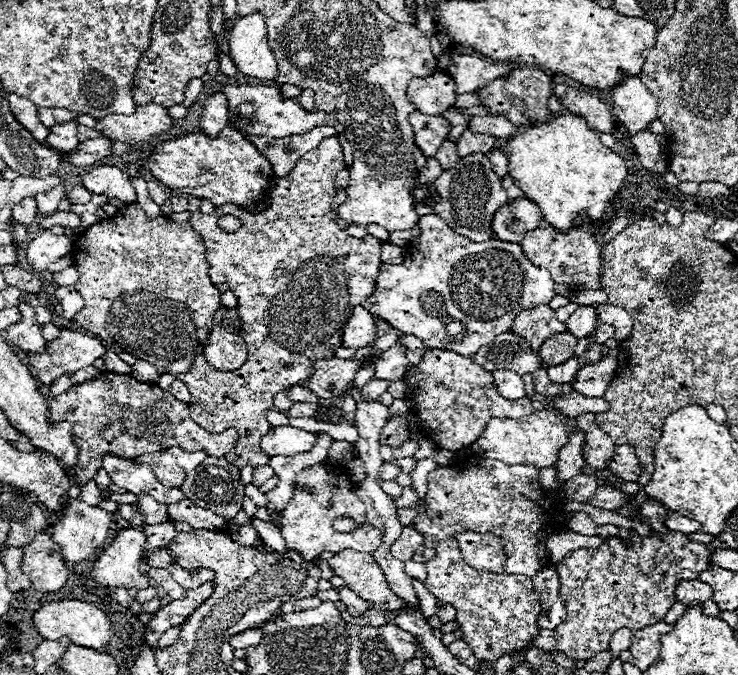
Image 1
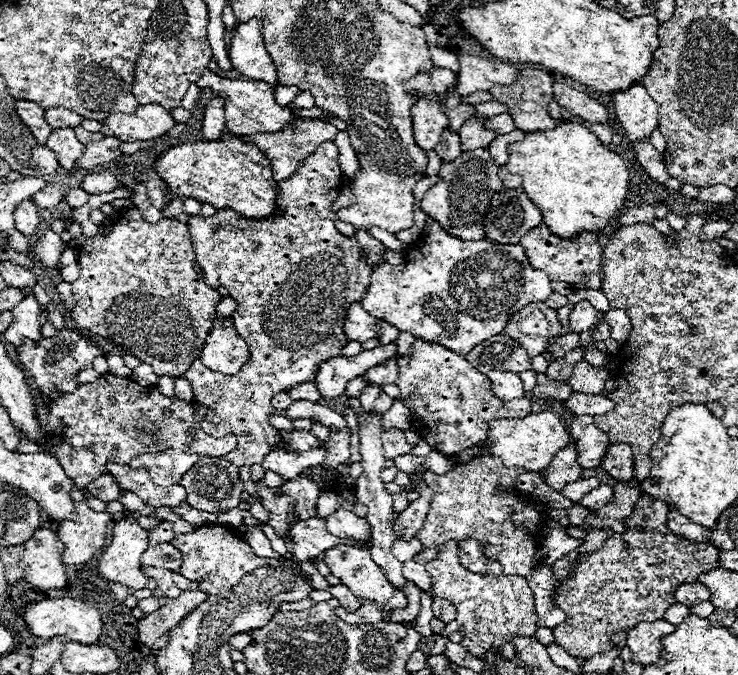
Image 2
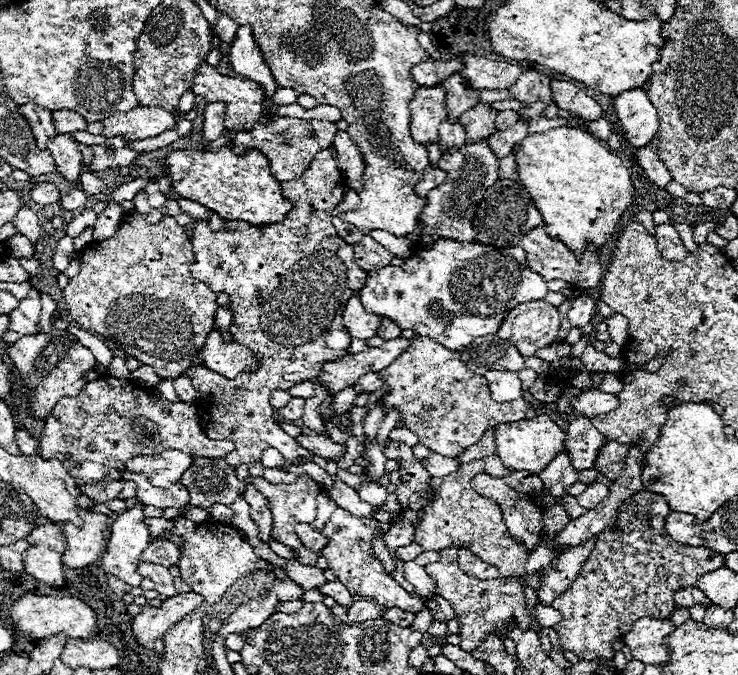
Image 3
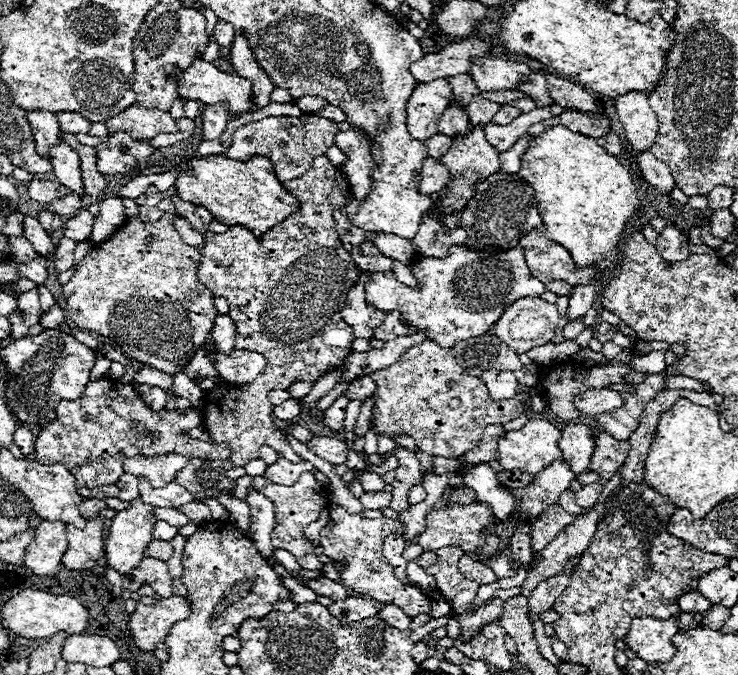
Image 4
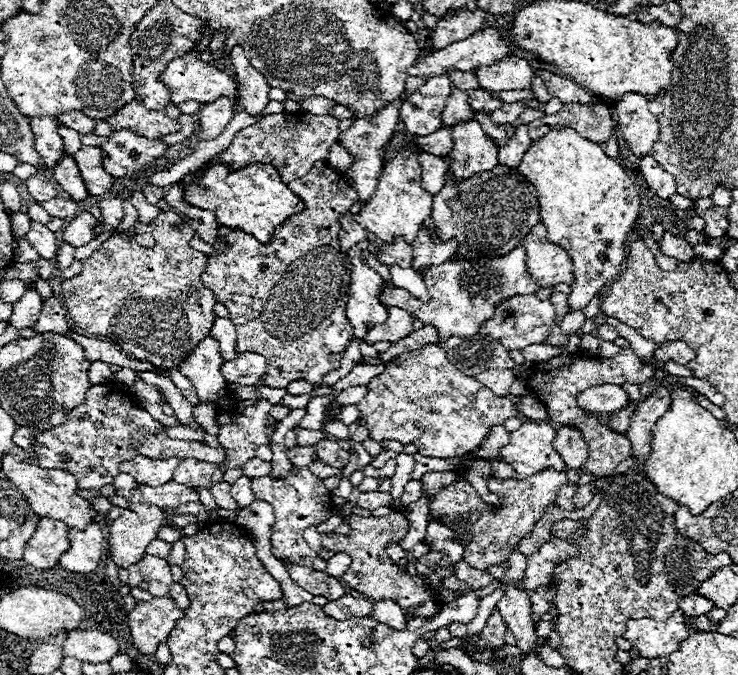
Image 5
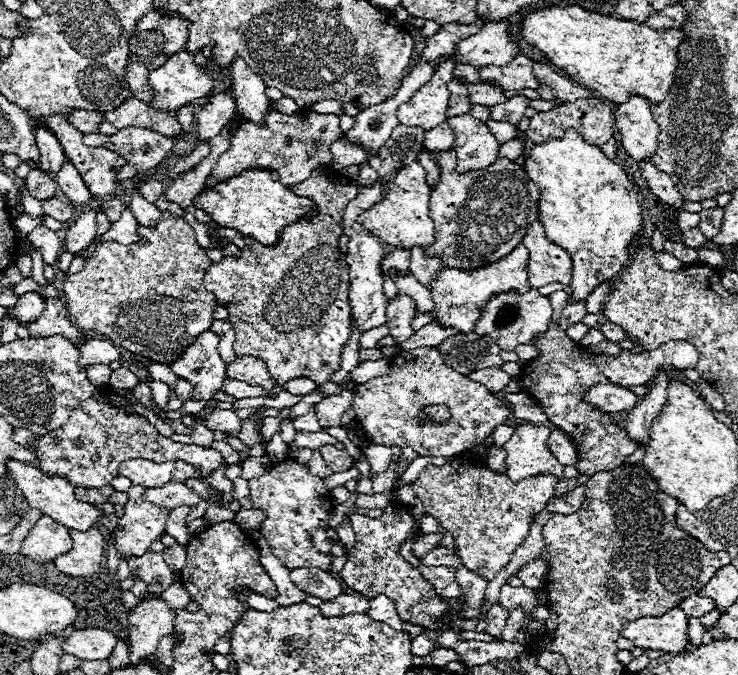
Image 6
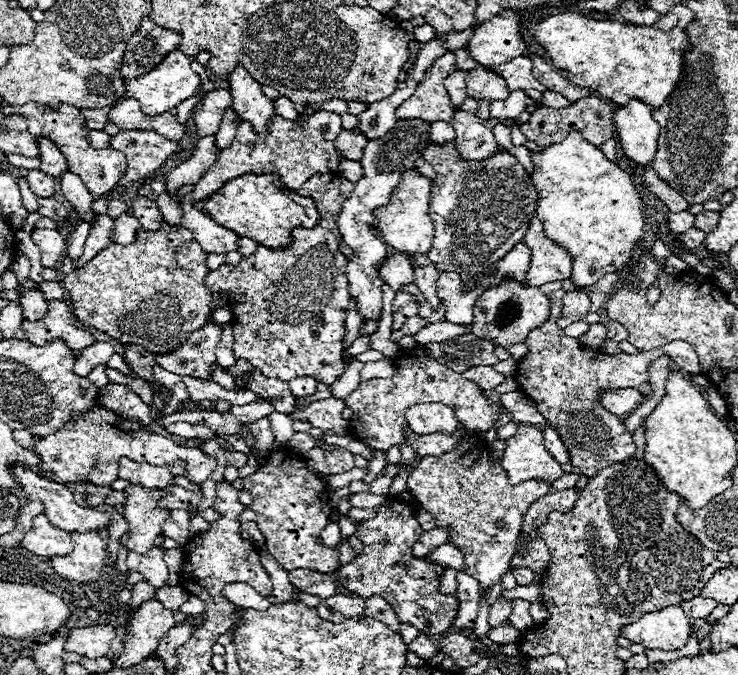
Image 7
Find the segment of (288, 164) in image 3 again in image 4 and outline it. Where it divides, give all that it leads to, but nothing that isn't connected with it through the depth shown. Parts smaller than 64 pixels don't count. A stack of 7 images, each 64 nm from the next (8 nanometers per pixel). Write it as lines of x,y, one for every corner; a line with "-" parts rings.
268,116
260,122
252,122
236,130
232,138
232,146
226,150
226,154
230,160
250,160
252,156
270,158
280,182
288,182
304,176
304,172
308,172
308,168
312,166
312,160
328,152
328,148
334,144
336,132
338,132
336,122
328,118

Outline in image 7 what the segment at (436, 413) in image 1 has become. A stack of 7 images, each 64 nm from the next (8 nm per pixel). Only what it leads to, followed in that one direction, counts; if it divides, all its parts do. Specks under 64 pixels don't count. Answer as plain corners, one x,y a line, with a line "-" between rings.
422,348
404,350
398,356
398,360
400,362
396,364
396,374
392,378
364,380
346,398
348,408
352,410
350,432
362,444
376,450
388,450
390,446
405,441
420,456
440,456
452,450
460,434
436,433
426,436
420,436
414,432
405,434
404,410
414,404
428,404
428,402
446,404
456,412
456,418
462,422
462,426
468,432
476,432
480,436
486,434
490,426
498,420
498,414
502,412
500,404
494,404
492,400
488,400
476,384
462,378
458,372
438,364

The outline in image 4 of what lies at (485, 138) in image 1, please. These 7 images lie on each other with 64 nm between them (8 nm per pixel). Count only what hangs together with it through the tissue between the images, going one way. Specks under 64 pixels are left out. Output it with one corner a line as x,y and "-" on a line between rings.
480,94
472,96
470,104
466,106
466,112
470,116
470,126
484,126
486,122
492,120
492,116
500,110
500,104
498,102
490,102
486,98
482,98

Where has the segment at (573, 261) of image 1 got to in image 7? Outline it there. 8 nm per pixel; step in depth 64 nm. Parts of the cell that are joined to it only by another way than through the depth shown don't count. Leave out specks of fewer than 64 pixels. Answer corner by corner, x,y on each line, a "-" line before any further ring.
532,218
532,224
522,242
532,252
530,268
526,274
528,284
542,286
546,282
570,278
572,256
562,246
546,238
542,222
538,218

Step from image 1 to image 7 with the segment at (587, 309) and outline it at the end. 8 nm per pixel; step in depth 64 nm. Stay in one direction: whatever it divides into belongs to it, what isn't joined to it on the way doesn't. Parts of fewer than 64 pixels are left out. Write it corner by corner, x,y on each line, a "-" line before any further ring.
570,132
564,142
546,146
540,154
532,154
532,160
536,164
532,182
538,192
538,218
544,224
546,236
572,254
572,282
576,288
588,288
604,274
620,270
630,260
634,246
644,238
642,200
630,176
618,164
606,160
604,154
578,132

